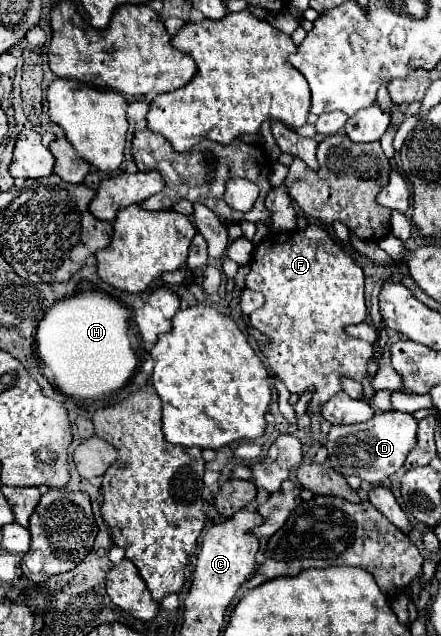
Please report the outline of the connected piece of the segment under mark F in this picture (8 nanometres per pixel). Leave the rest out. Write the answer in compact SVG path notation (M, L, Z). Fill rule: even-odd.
M310 224L304 230L294 232L274 232L268 234L254 250L250 262L250 274L246 278L246 288L258 290L264 294L266 302L260 310L248 316L250 324L264 332L270 338L270 344L262 348L262 354L268 360L268 366L284 380L286 388L292 394L302 394L308 386L314 386L316 392L312 396L310 406L322 406L334 394L342 390L340 378L348 376L360 382L366 374L366 360L372 356L372 344L352 338L344 332L350 324L360 324L366 318L364 304L364 272L358 262L348 254L348 250L334 240L318 224Z

